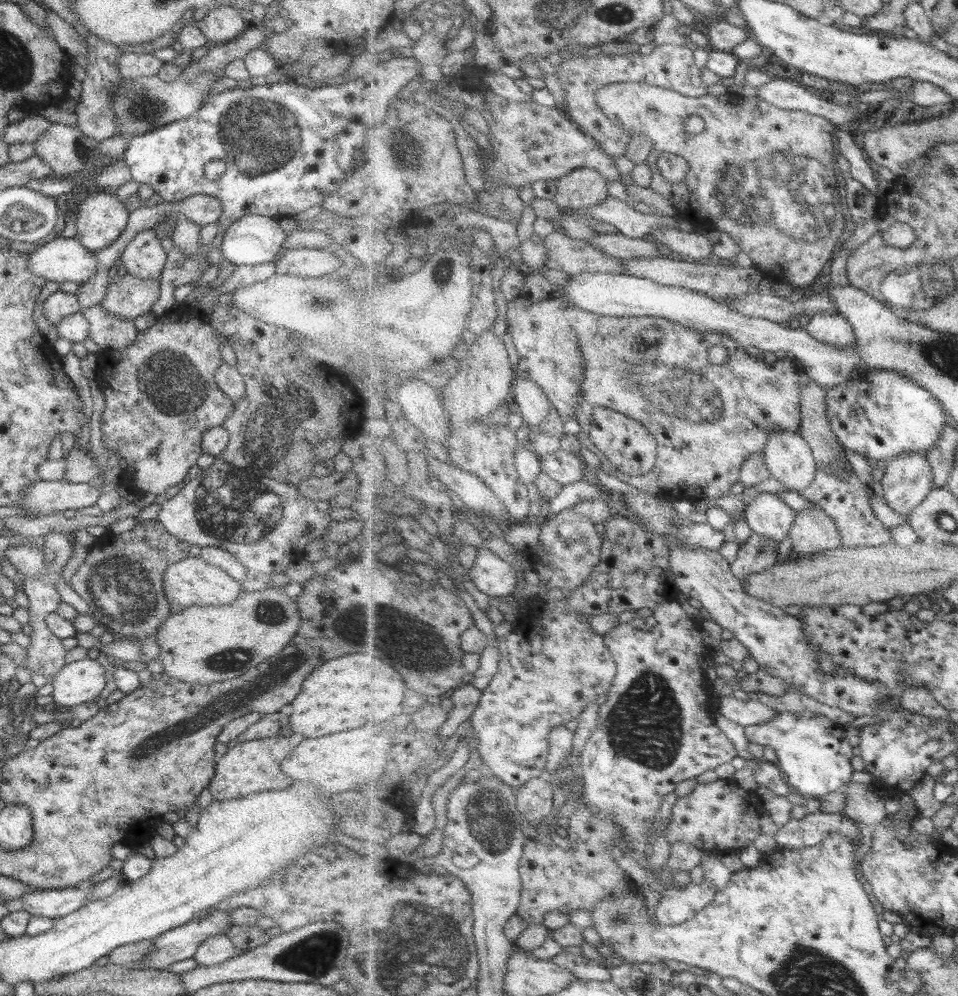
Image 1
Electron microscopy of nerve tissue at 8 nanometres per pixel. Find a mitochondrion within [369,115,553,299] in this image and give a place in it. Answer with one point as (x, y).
(413, 155)

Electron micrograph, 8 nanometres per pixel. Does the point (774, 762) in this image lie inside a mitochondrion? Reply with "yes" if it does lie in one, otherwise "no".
no

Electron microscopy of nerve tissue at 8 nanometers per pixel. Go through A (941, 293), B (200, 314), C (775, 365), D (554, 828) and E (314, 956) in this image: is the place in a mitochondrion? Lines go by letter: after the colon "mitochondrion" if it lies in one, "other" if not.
A: mitochondrion
B: other
C: other
D: other
E: mitochondrion

